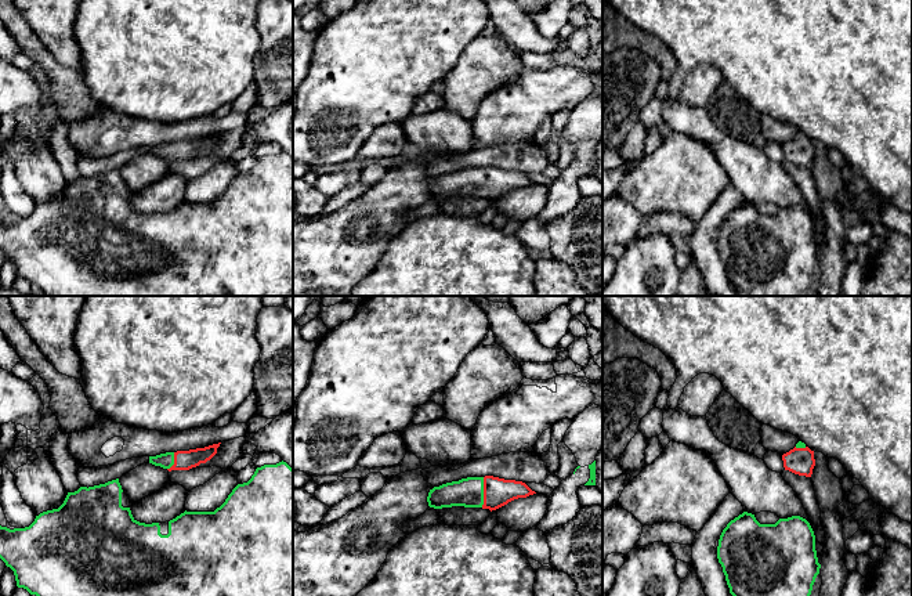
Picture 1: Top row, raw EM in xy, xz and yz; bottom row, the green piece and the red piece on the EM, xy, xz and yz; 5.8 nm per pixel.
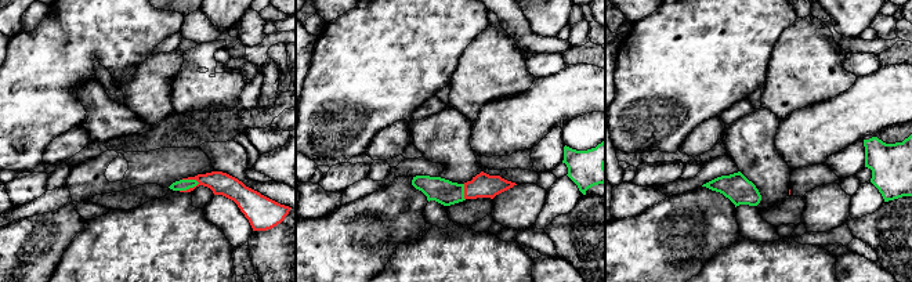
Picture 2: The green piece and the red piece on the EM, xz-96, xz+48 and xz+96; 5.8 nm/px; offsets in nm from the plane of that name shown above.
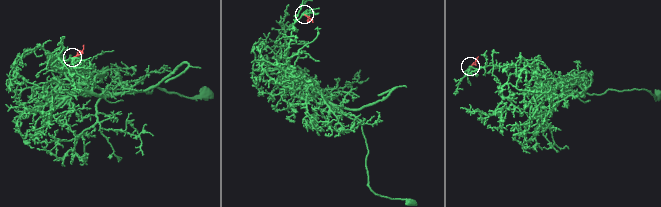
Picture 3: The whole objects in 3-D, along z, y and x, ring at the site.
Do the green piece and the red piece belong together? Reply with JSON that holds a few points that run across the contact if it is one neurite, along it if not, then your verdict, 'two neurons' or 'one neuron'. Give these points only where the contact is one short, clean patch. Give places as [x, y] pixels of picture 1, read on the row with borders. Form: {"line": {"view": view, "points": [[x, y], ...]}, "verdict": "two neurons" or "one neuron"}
{"line": {"view": "xz", "points": [[469, 492], [482, 492], [498, 492]]}, "verdict": "one neuron"}

